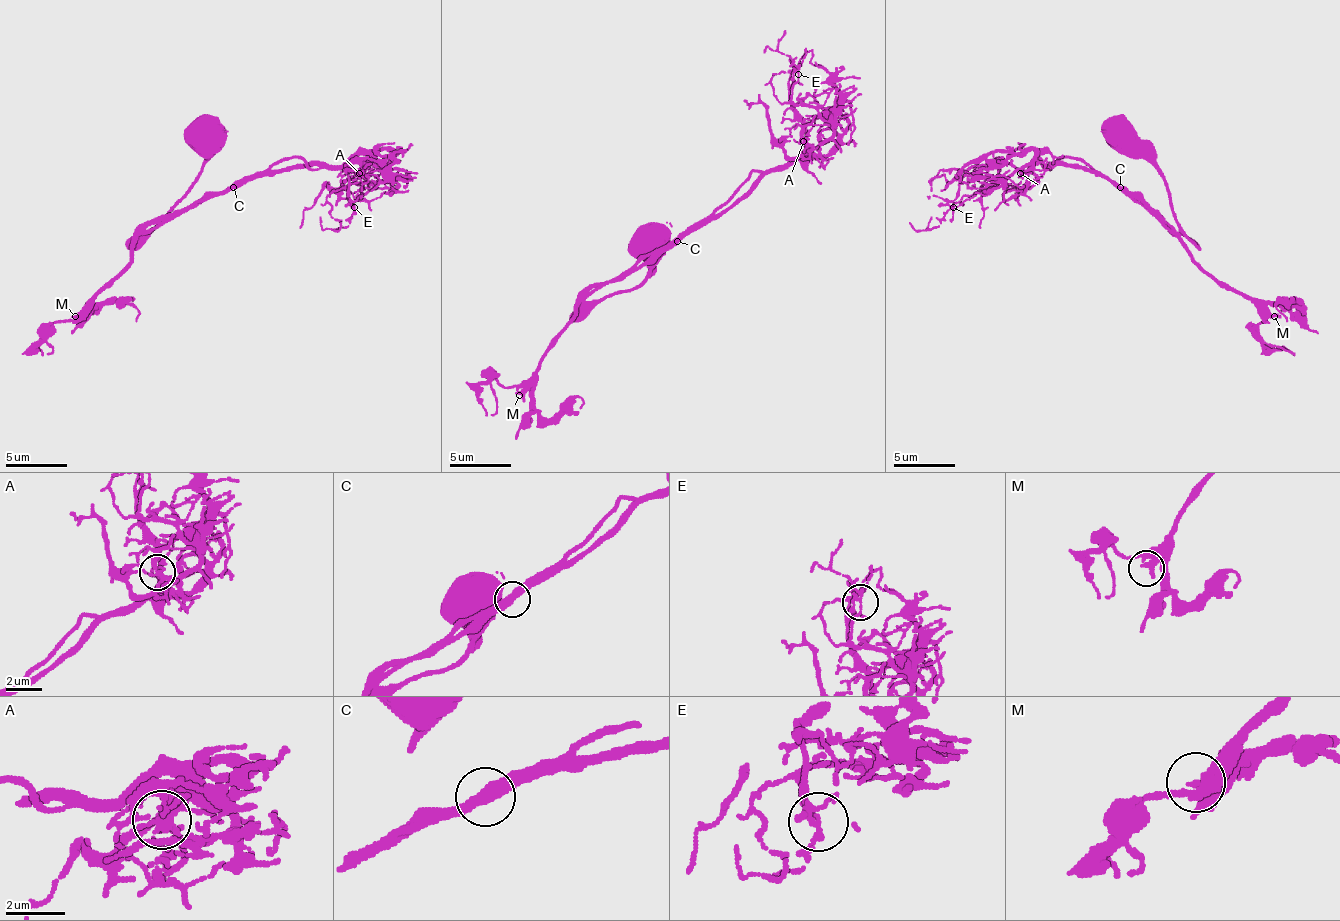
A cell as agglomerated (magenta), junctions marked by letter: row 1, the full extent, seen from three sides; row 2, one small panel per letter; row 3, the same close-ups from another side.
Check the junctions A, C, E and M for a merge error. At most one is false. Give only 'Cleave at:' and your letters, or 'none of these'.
Cleave at: none of these

